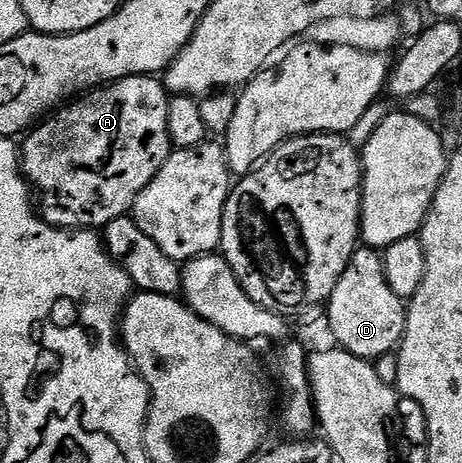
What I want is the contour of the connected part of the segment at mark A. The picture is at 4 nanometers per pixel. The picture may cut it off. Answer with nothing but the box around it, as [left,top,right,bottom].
[20,74,172,230]

